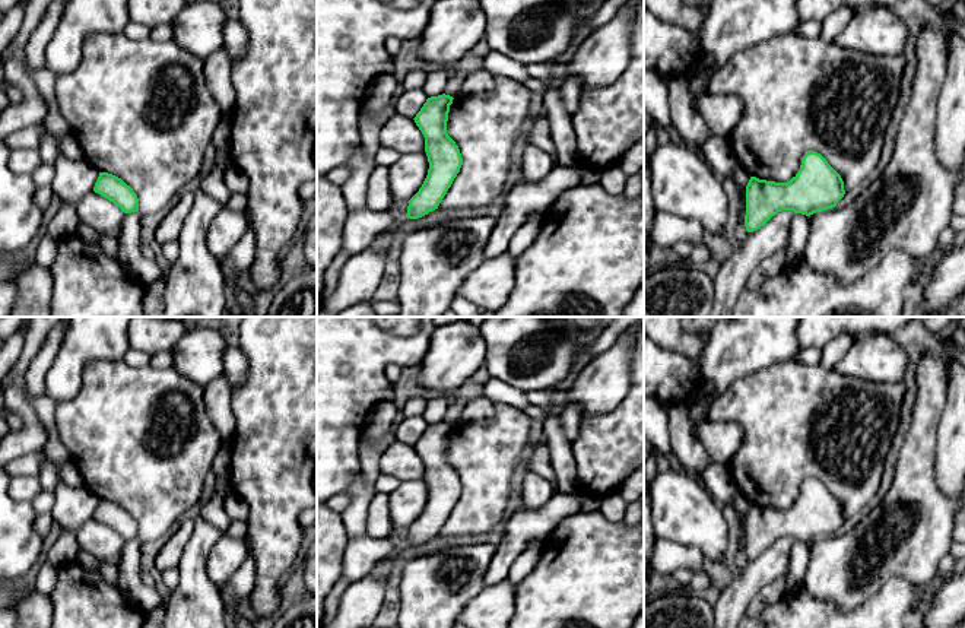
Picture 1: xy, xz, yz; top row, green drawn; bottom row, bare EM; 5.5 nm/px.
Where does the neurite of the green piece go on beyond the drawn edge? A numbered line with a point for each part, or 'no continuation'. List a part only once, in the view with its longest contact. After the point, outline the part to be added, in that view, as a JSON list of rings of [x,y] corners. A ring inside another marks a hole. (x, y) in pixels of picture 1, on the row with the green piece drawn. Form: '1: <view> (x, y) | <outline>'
no continuation

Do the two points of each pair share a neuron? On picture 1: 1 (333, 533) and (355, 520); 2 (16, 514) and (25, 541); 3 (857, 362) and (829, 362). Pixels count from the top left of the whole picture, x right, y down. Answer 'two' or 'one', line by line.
1: two
2: one
3: two

